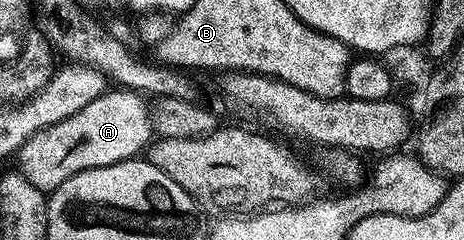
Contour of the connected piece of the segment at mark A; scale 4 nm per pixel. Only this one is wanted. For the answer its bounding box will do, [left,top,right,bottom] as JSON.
[16,87,152,191]

